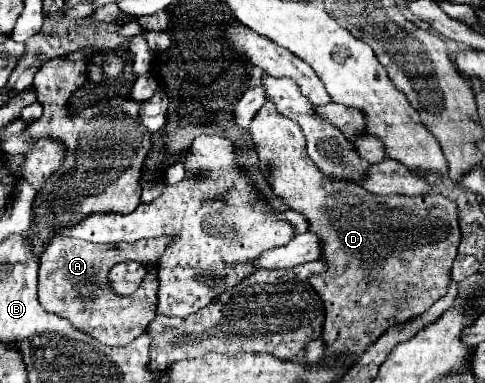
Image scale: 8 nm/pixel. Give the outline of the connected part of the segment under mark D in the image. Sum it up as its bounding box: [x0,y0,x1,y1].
[249,101,461,359]

